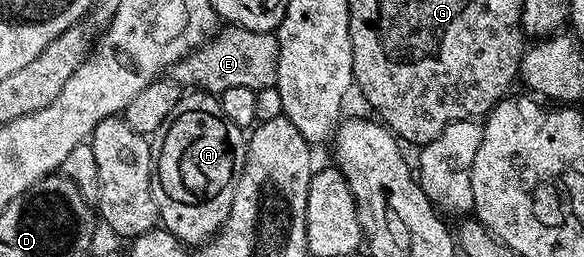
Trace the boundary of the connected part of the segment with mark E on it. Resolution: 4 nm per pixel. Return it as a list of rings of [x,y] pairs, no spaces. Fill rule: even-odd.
[[[227,25],[207,43],[179,59],[169,69],[170,78],[181,87],[196,89],[208,94],[220,95],[225,89],[261,88],[274,86],[279,56],[278,36],[274,32],[246,30],[243,27]]]

